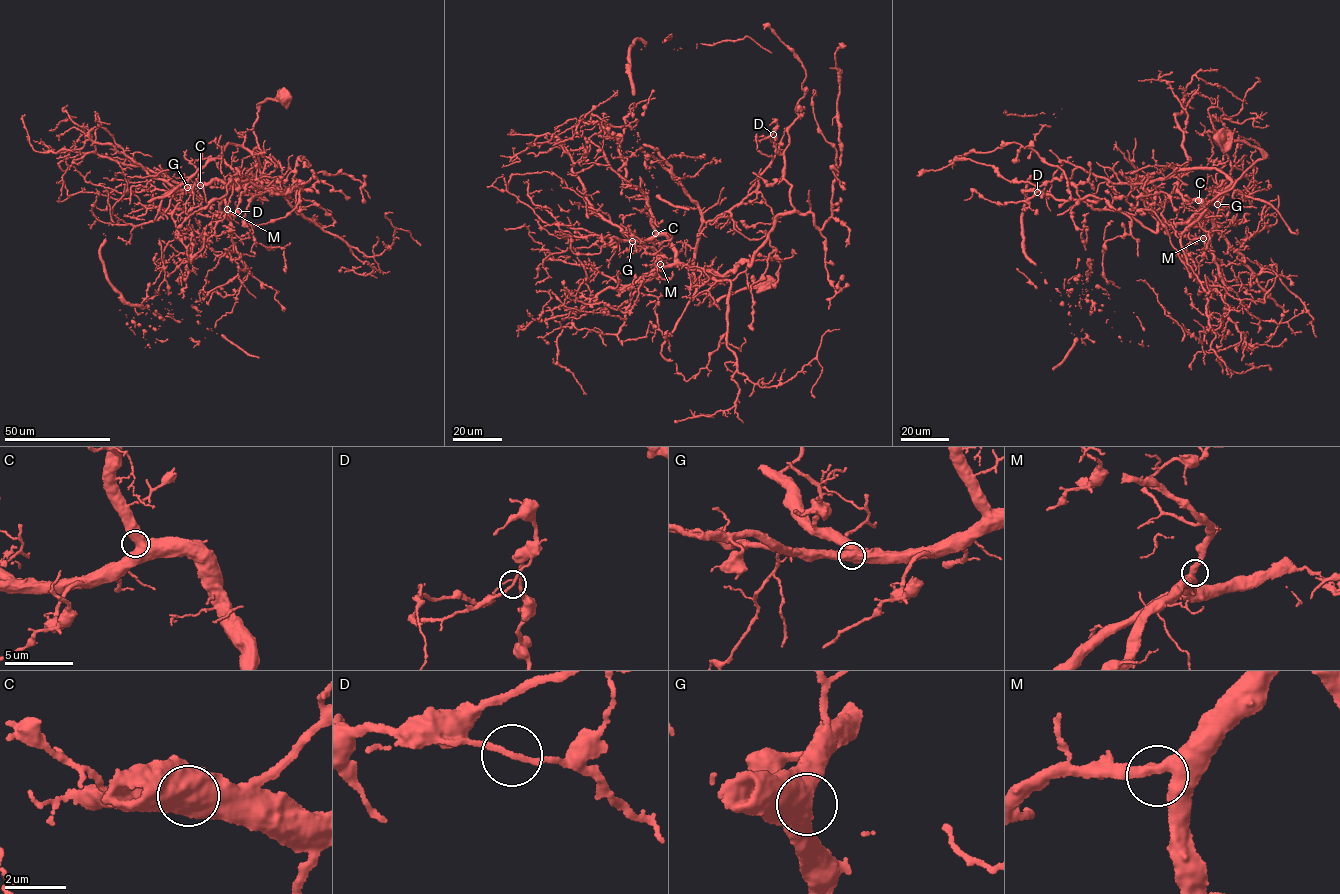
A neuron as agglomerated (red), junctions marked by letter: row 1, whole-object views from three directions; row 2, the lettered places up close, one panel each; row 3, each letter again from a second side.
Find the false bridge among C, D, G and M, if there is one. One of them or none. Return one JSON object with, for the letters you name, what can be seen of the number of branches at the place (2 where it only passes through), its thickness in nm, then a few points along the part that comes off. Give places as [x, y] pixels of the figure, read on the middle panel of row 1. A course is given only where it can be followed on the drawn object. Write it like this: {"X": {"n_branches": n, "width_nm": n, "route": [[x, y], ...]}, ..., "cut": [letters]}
{"D": {"n_branches": 2, "width_nm": 170, "route": [[773, 134], [758, 188], [705, 222], [672, 172], [621, 150], [635, 40], [771, 52]]}, "cut": ["D"]}

